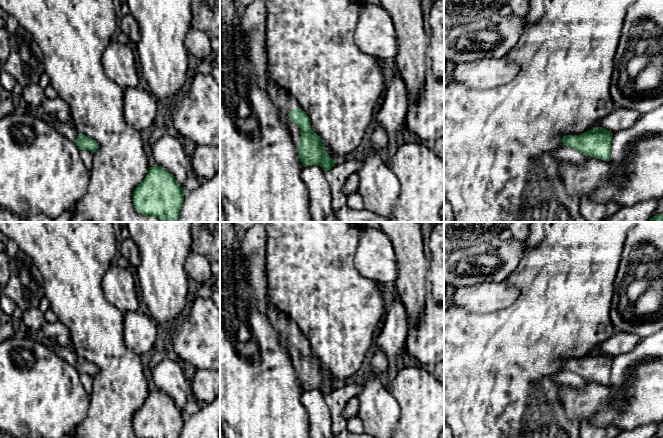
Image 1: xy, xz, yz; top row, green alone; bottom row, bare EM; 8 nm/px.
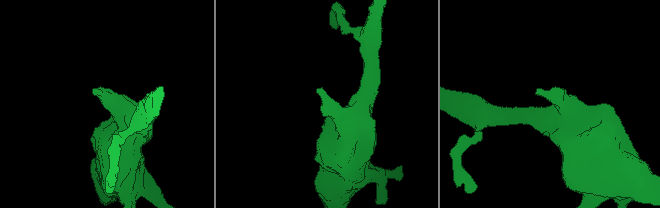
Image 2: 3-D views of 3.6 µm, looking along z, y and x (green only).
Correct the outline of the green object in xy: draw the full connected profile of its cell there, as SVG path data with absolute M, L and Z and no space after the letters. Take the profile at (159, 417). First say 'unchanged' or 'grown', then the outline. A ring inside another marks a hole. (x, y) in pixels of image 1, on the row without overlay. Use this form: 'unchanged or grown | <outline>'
unchanged | M161 390L149 391L144 404L133 416L135 434L141 438L179 438L184 414Z

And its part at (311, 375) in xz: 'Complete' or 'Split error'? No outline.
Split error

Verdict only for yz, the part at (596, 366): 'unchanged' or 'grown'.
unchanged

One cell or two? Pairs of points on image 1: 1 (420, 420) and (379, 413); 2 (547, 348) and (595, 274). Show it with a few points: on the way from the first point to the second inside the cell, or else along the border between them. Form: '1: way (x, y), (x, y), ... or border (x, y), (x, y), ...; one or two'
1: border (390, 394), (396, 401), (400, 412), (396, 427); two
2: way (547, 330), (547, 325), (577, 292); one

